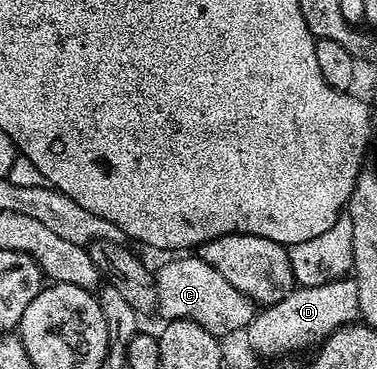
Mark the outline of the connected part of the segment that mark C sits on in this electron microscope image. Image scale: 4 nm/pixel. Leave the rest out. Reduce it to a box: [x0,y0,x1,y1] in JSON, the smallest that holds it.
[153,255,255,338]

